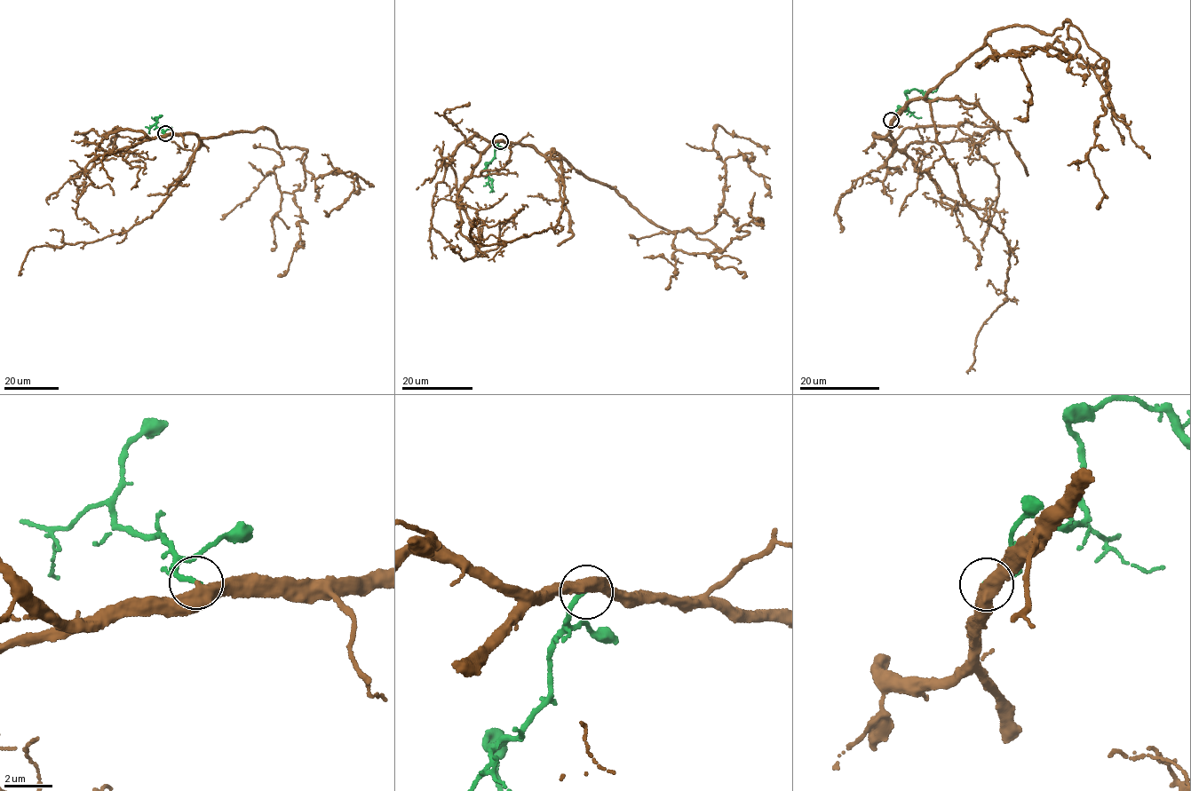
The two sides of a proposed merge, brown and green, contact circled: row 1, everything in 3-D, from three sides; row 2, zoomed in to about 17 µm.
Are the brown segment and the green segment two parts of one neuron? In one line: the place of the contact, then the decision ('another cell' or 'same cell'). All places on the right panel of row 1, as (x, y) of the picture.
place (891, 120); same cell

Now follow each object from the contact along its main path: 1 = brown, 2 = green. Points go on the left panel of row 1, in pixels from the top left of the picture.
1: (165, 134), (265, 128), (281, 147), (305, 148), (305, 185), (293, 193), (307, 222), (278, 276)
2: (165, 134), (155, 126), (160, 115), (154, 124)

